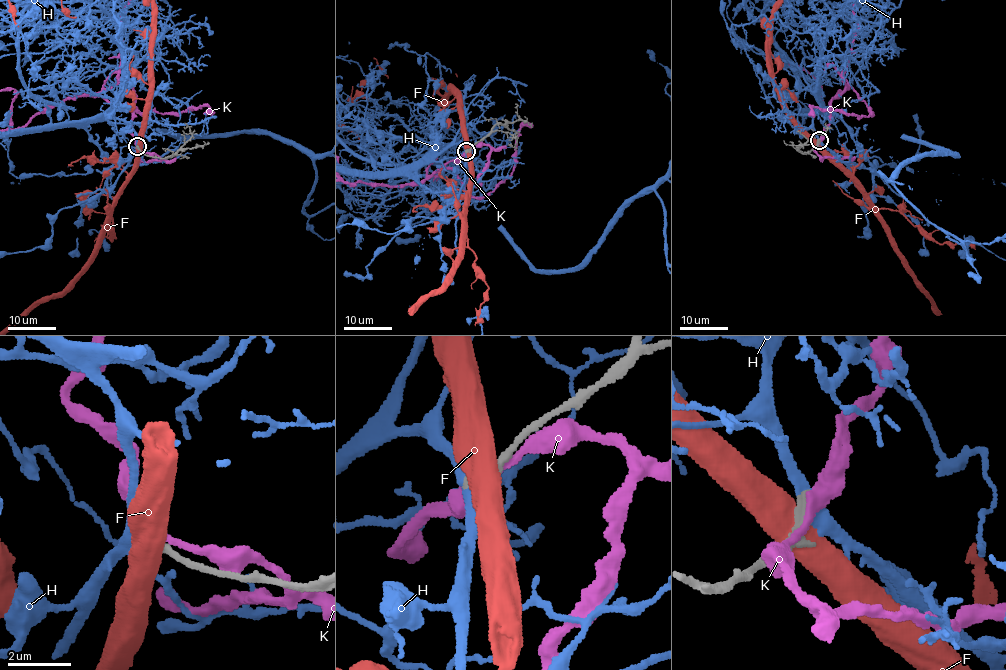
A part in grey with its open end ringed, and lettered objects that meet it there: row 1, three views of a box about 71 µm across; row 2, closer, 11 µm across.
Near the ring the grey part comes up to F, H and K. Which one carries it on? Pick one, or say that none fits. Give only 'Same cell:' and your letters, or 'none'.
Same cell: H

